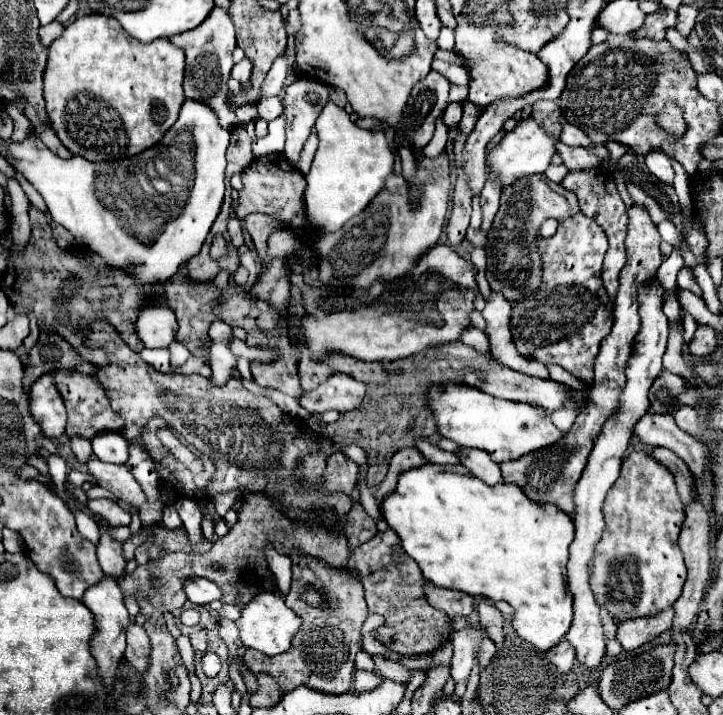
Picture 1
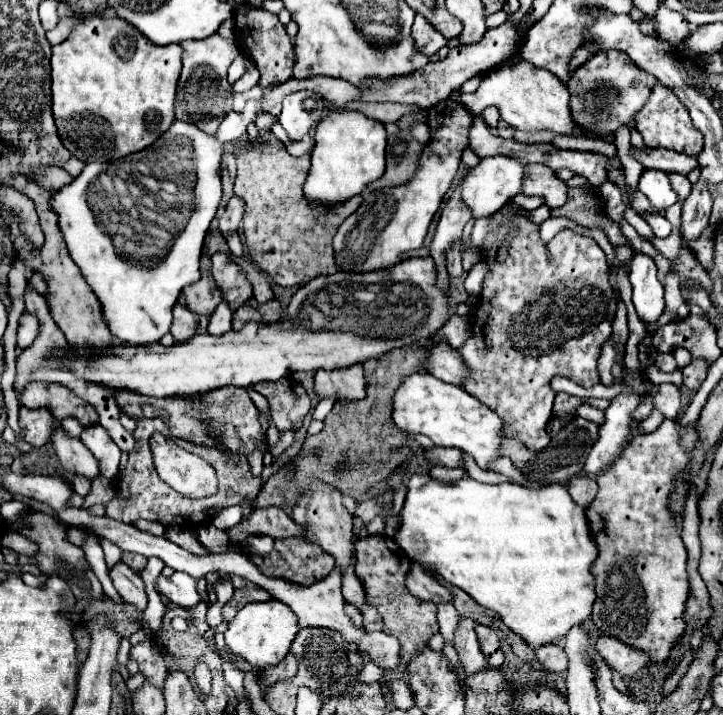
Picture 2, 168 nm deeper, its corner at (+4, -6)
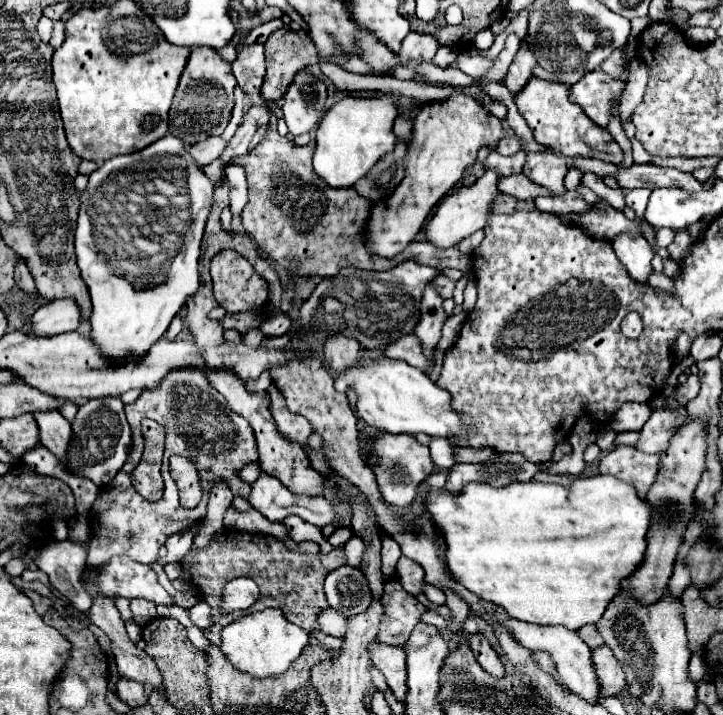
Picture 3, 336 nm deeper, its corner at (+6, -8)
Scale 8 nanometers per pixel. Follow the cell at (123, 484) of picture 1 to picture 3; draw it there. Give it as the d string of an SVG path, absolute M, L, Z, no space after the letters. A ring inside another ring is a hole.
M59 410L33 412L39 426L39 442L49 448L59 460L65 460L67 446L71 440L71 424L61 416Z

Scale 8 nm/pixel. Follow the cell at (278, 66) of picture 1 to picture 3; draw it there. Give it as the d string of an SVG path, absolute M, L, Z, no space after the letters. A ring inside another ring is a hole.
M213 136L213 138L207 138L207 140L197 142L195 146L191 146L191 148L189 148L189 154L193 156L195 164L197 164L199 168L203 168L203 166L211 164L215 158L219 158L225 146L227 146L225 140L221 140L219 136Z

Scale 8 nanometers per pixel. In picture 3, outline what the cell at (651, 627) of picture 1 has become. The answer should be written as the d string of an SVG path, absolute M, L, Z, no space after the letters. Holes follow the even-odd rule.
M599 646L593 652L593 666L597 672L597 682L599 682L599 696L607 698L607 696L615 696L619 692L625 690L625 672L621 672L621 666L617 664L613 652L609 652L609 648Z

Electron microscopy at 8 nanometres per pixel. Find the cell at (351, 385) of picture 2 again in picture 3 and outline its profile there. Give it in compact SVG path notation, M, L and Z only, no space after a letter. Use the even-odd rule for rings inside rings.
M335 334L329 336L325 342L325 360L329 362L329 368L335 372L343 372L349 366L357 364L361 356L361 344L353 338Z

